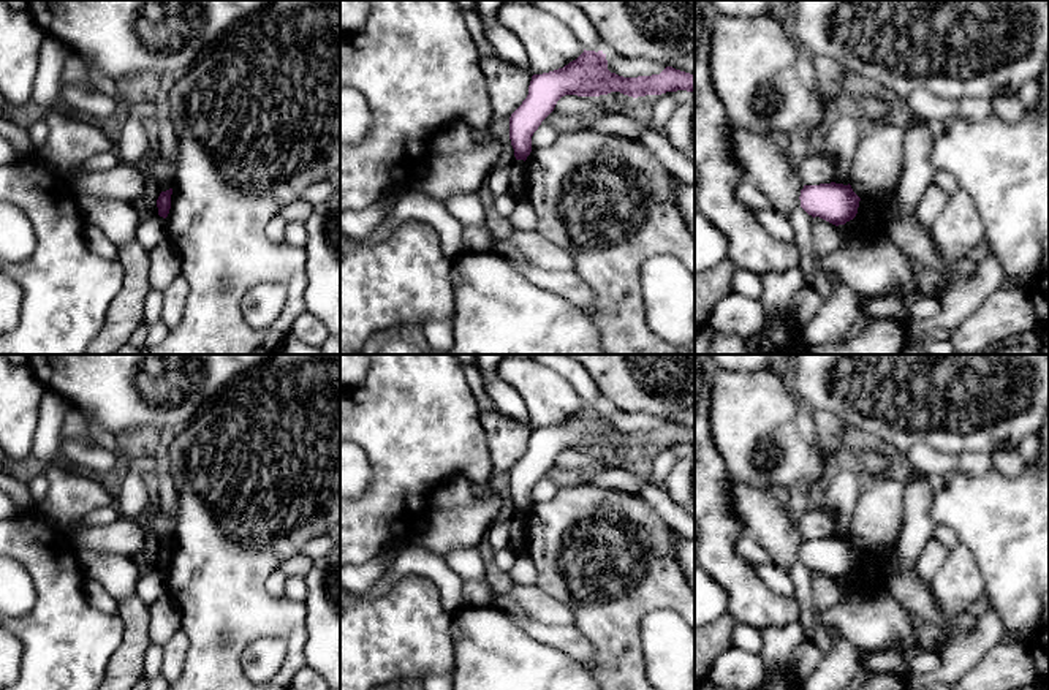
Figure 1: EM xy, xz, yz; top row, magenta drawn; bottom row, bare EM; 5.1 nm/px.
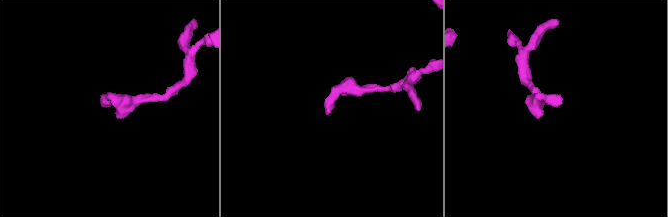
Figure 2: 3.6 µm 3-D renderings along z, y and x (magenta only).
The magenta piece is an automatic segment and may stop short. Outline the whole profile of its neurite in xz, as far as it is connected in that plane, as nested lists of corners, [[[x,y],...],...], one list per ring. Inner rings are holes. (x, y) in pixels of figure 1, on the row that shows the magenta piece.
[[[585,51],[563,68],[533,74],[528,95],[509,117],[509,139],[516,160],[527,160],[532,136],[565,95],[600,97],[611,92],[638,98],[695,90],[695,74],[666,66],[660,74],[623,78],[608,70],[603,51]]]

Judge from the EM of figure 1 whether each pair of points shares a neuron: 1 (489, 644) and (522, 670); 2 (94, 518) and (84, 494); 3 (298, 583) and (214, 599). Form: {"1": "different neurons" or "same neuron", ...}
{"1": "same neuron", "2": "different neurons", "3": "different neurons"}

